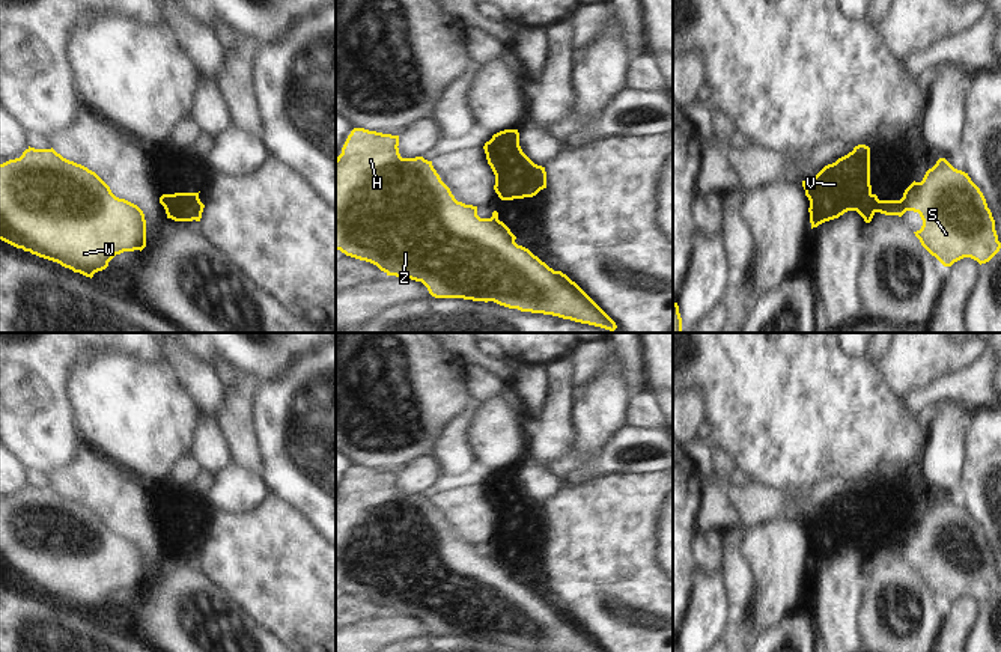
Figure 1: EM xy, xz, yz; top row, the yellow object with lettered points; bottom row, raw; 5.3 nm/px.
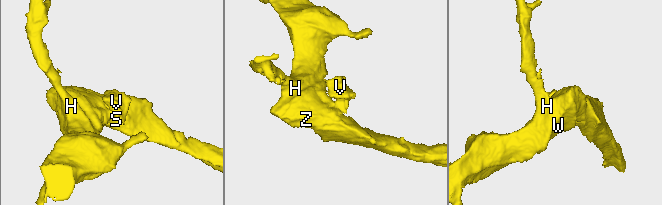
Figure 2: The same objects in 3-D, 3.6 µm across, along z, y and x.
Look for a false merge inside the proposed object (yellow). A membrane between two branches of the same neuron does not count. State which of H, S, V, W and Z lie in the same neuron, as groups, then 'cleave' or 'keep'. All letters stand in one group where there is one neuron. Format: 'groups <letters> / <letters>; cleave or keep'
groups H S W Z / V; cleave

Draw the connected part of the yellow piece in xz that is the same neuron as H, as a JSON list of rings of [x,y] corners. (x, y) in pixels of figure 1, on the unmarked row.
[[[354,465],[348,473],[342,491],[336,495],[336,587],[346,593],[370,599],[376,602],[387,613],[399,616],[411,616],[421,619],[429,631],[435,635],[464,635],[473,638],[494,638],[509,646],[521,649],[543,650],[543,652],[607,652],[575,619],[572,619],[561,608],[554,608],[528,586],[515,580],[516,574],[510,566],[498,557],[498,550],[494,548],[491,556],[480,556],[477,544],[458,539],[450,526],[441,518],[440,512],[432,503],[432,498],[423,494],[402,495],[399,491],[399,473],[382,471],[364,465]]]

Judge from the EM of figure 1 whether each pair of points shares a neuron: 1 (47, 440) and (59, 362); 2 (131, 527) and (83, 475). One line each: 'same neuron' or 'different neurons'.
1: same neuron
2: same neuron

